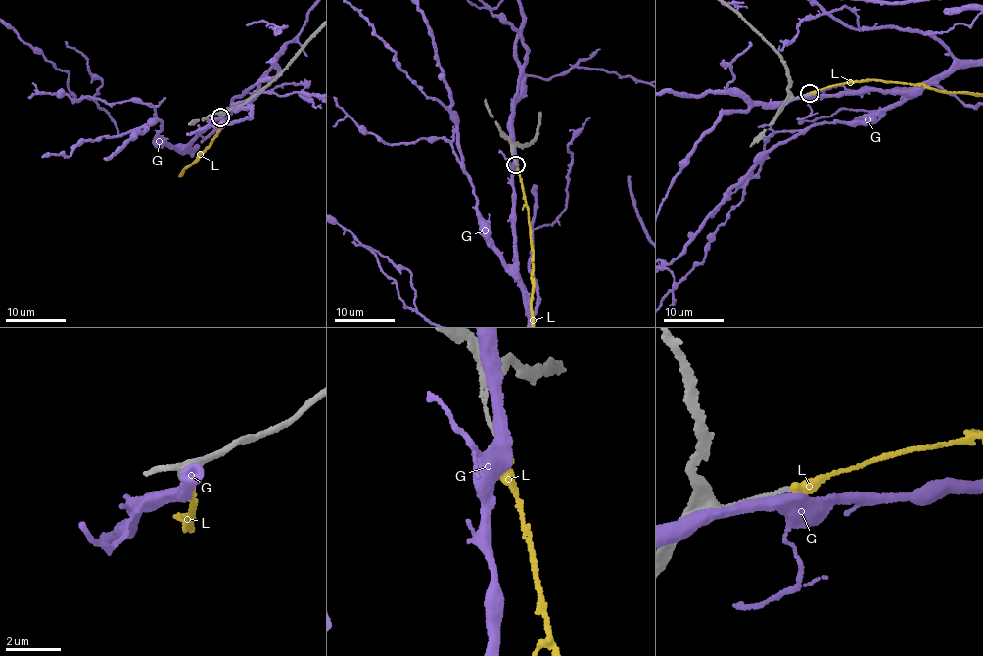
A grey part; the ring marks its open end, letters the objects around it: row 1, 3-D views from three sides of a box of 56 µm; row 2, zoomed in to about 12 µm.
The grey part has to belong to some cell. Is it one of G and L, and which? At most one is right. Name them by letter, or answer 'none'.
L

